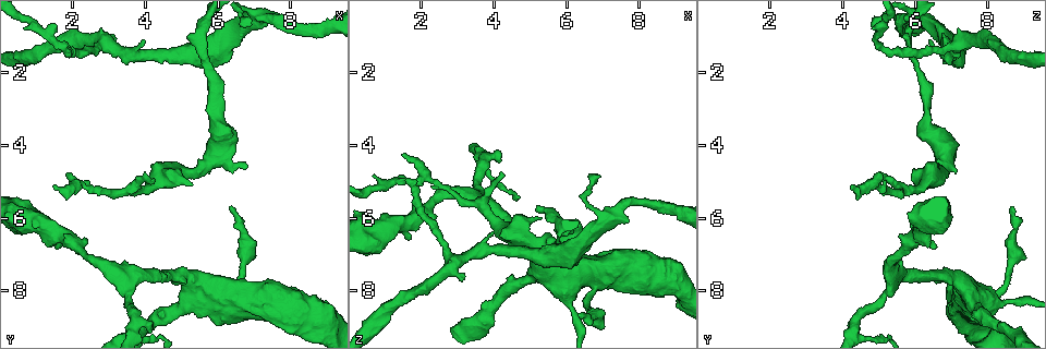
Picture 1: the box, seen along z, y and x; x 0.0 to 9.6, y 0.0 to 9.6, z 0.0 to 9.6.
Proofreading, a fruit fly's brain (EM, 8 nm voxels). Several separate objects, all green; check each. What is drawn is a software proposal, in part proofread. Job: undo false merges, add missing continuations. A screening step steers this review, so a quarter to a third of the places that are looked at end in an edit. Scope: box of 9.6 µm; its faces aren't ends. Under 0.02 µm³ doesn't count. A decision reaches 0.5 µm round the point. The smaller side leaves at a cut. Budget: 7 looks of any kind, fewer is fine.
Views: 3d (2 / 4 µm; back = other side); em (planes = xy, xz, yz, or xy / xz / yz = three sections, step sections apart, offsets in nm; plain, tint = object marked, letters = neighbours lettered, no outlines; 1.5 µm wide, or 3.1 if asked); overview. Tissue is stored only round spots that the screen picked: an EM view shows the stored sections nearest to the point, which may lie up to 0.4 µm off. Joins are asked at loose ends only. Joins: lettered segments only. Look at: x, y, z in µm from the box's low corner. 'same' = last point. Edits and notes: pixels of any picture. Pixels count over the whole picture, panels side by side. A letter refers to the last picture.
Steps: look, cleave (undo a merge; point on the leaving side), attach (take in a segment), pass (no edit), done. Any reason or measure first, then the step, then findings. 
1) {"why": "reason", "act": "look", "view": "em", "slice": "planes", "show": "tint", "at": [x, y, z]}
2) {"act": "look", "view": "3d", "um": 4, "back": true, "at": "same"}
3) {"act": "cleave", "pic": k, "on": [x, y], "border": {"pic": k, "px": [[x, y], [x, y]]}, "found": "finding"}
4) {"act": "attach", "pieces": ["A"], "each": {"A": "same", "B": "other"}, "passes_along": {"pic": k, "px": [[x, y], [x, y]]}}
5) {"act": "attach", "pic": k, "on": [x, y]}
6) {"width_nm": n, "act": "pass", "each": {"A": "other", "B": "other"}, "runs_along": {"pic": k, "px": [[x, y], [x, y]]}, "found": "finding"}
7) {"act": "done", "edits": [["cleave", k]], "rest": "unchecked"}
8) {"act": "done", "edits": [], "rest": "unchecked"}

{"why": "a narrow waist", "act": "look", "view": "em", "slice": "planes", "show": "plain", "at": [6.20, 8.25, 8.45]}

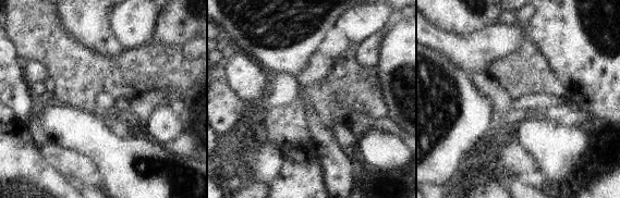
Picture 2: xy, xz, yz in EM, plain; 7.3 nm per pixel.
{"act": "look", "view": "em", "slice": "planes", "show": "tint", "at": "same"}

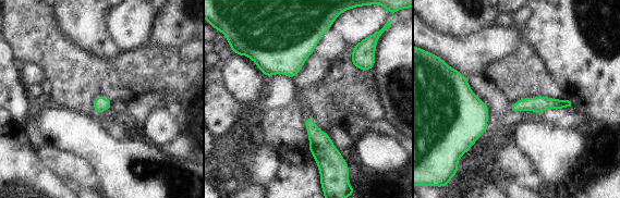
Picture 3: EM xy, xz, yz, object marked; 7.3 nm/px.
{"why": "see the neighbours", "act": "look", "view": "em", "slice": "planes", "show": "letters", "at": "same"}

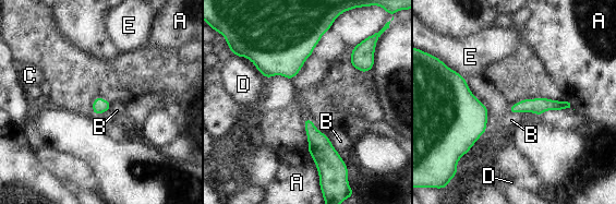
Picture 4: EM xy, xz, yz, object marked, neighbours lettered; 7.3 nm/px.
{"act": "pass", "each": {"A": "other", "B": "other", "C": "other", "D": "other", "E": "other"}, "border": {"pic": 4, "px": [[327, 135], [333, 147], [343, 160]]}, "found": "all the same cell"}

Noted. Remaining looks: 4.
{"why": "branch stops here", "act": "look", "view": "3d", "um": 4, "at": [4.20, 5.00, 4.75]}

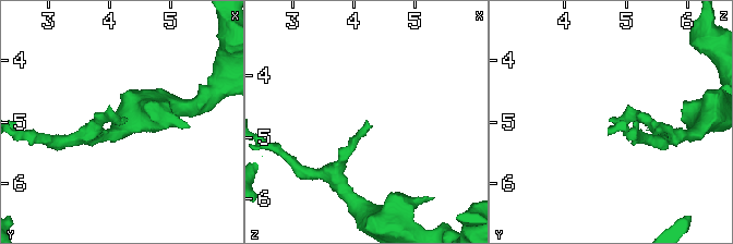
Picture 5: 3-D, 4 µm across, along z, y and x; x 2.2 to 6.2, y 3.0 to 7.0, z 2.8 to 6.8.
{"act": "look", "view": "em", "slice": "xy", "step": 4, "show": "letters", "at": [4.20, 5.00, 4.75]}

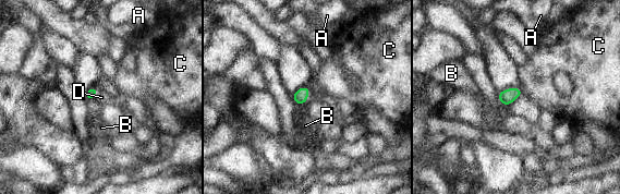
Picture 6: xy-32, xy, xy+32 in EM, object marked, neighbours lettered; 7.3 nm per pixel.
{"act": "look", "view": "em", "slice": "planes", "show": "letters", "at": "same"}

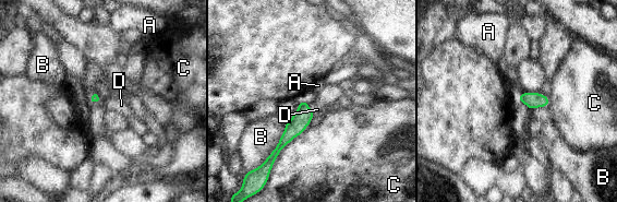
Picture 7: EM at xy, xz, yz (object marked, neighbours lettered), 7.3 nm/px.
{"act": "attach", "pieces": ["D"], "each": {"A": "other", "B": "other", "C": "other", "D": "same"}, "passes_along": {"pic": 7, "px": [[302, 117], [307, 107], [329, 94]]}, "found": "the cell continues"}

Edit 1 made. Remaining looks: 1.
{"act": "done", "edits": [["attach", 7]], "rest": "unchecked"}

